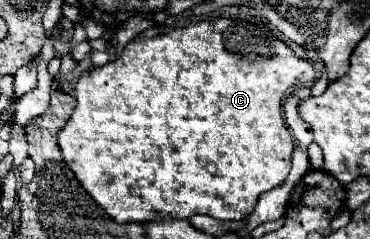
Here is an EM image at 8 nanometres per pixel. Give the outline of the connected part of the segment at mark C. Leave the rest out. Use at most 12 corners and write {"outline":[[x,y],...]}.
{"outline":[[245,20],[81,72],[65,164],[117,222],[241,220],[307,60]]}

